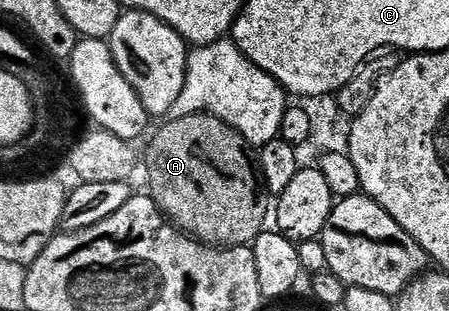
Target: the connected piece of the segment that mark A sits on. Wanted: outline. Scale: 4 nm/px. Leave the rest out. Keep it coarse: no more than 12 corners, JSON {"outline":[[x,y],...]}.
{"outline":[[203,112],[153,131],[149,197],[207,246],[250,246],[255,147]]}

